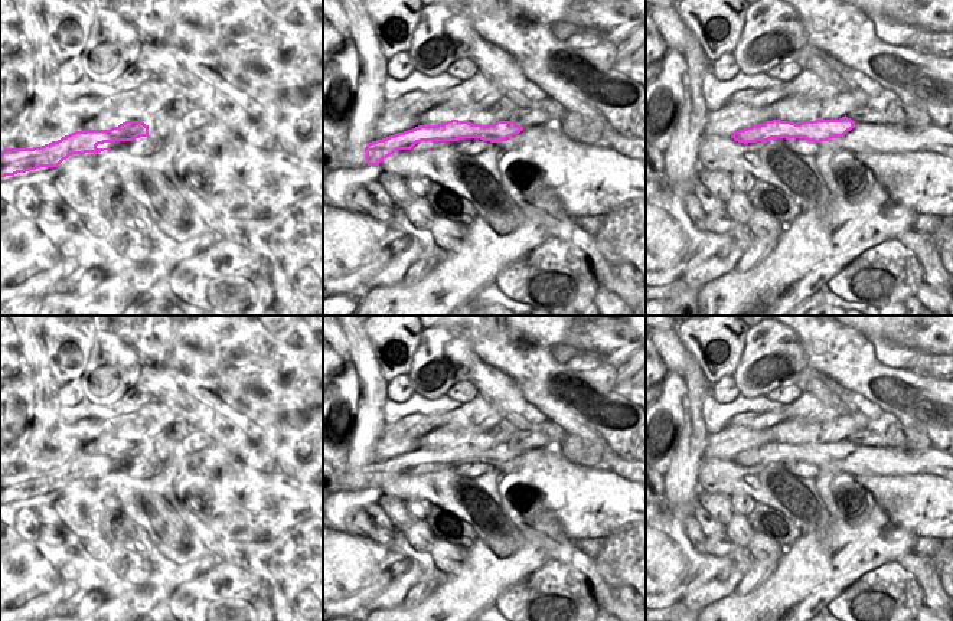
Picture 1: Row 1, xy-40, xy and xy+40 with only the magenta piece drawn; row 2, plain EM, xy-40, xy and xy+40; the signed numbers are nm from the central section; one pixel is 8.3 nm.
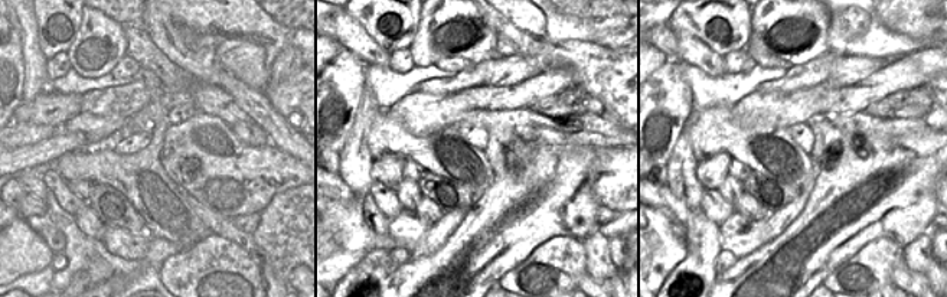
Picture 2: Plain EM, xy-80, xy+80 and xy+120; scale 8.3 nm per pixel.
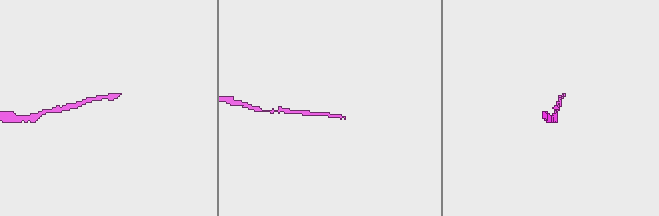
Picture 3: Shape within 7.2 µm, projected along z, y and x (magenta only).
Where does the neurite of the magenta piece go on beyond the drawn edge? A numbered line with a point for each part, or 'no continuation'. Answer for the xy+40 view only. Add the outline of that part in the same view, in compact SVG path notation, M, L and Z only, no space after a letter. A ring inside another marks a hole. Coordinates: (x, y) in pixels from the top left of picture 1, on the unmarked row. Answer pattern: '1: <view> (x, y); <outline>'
1: xy+40 (932, 461); M933 447L924 452L897 455L892 461L875 461L872 471L865 464L845 464L842 460L820 465L825 465L835 475L841 473L854 475L914 475L917 473L928 473L953 481L953 457Z

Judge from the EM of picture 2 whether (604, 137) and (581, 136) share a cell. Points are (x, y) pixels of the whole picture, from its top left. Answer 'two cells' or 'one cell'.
one cell

